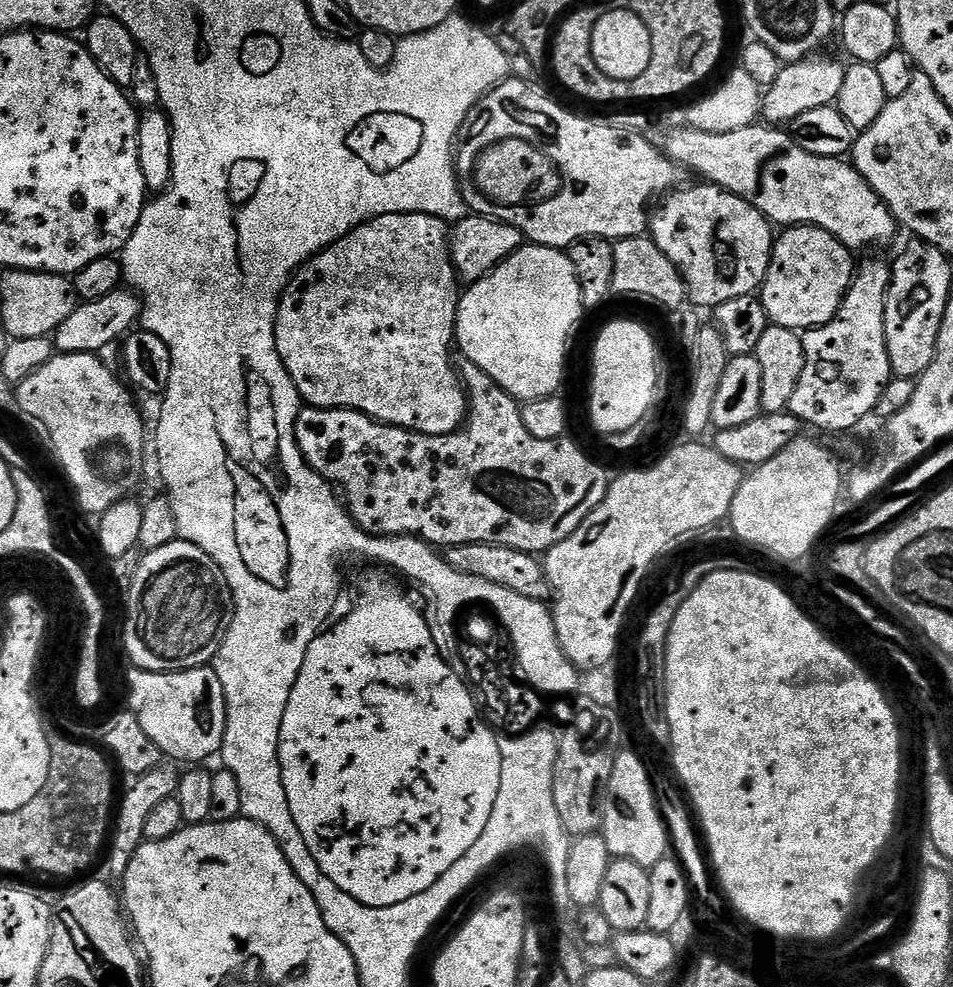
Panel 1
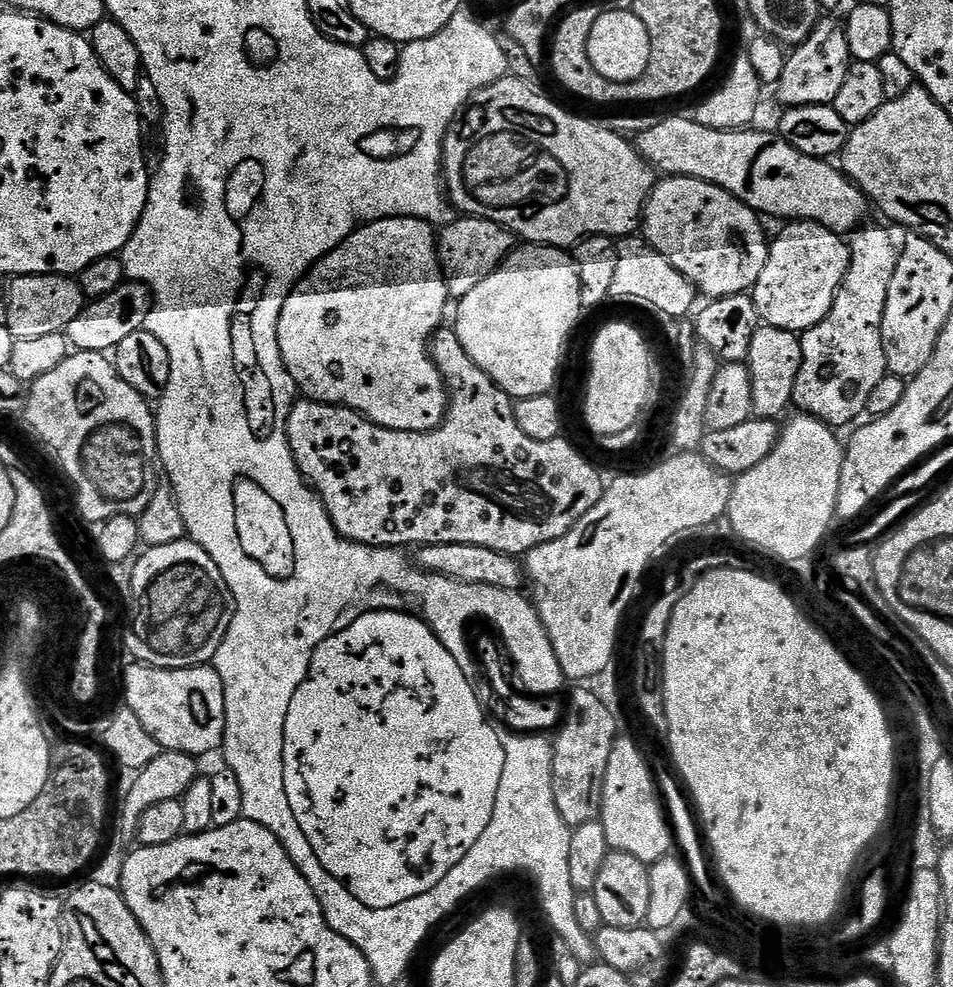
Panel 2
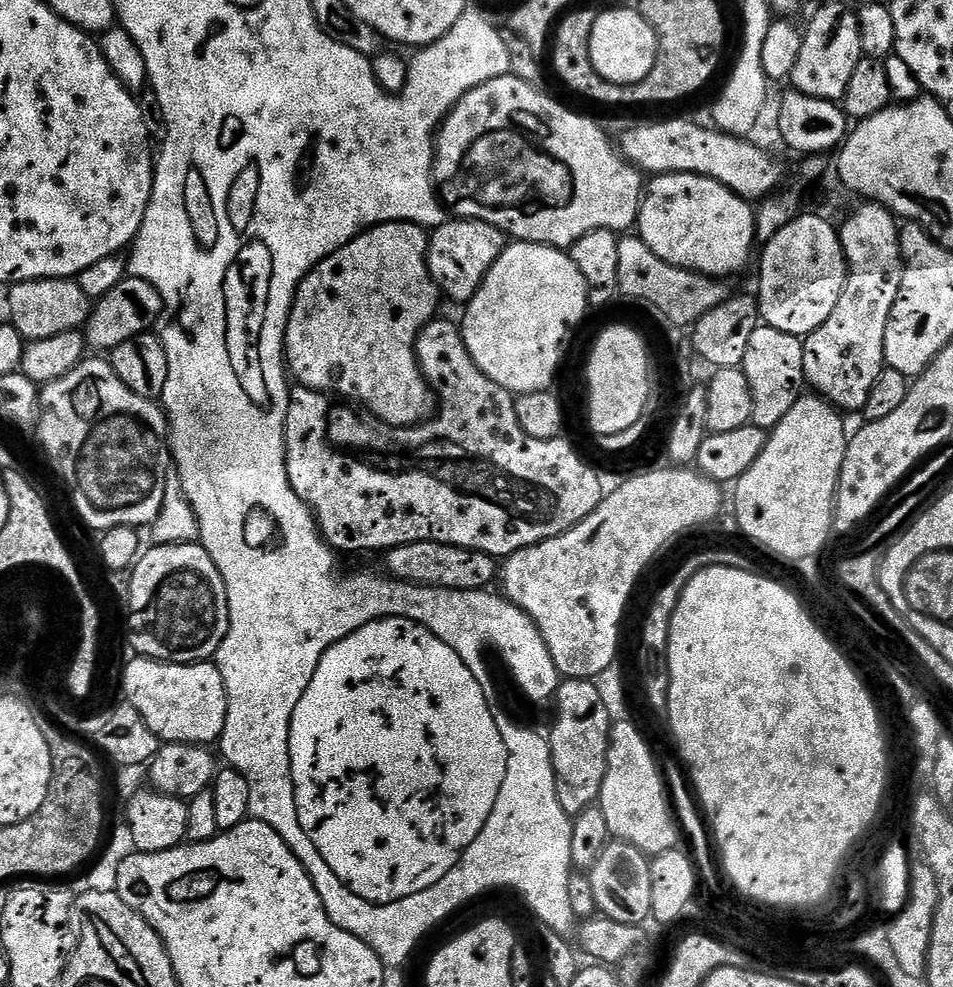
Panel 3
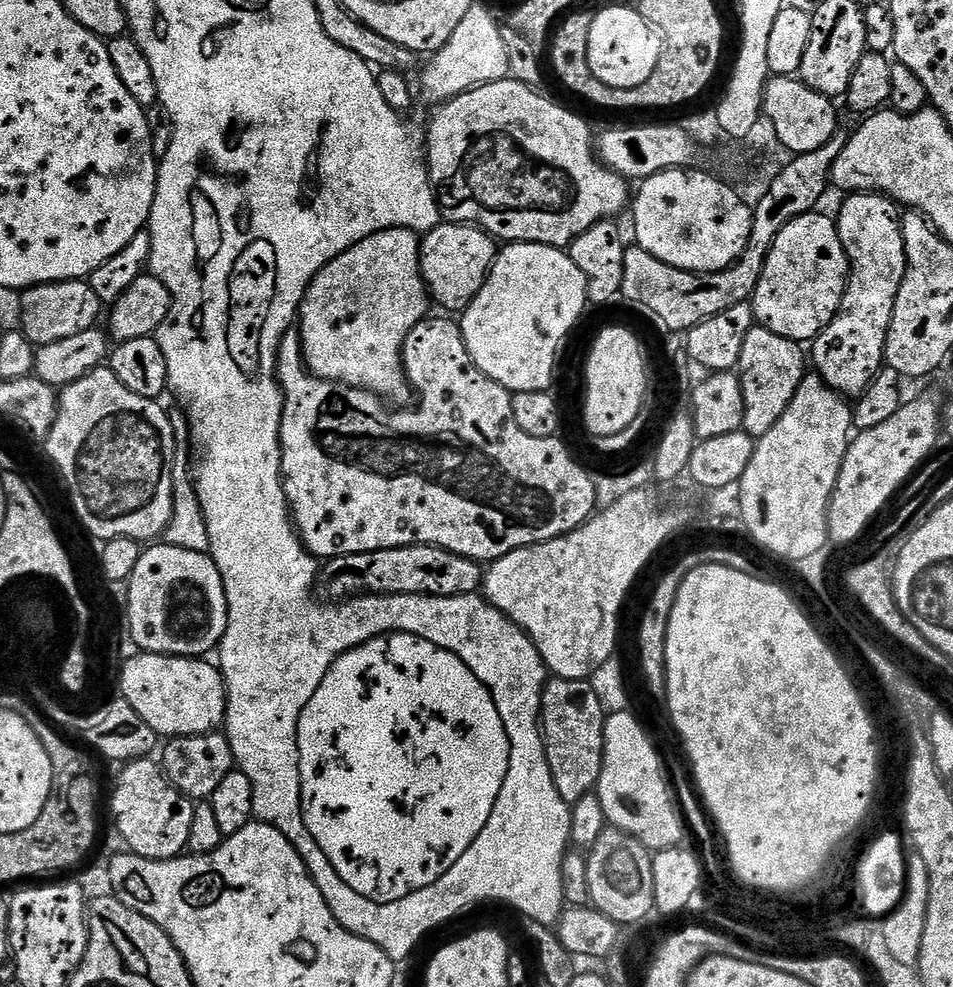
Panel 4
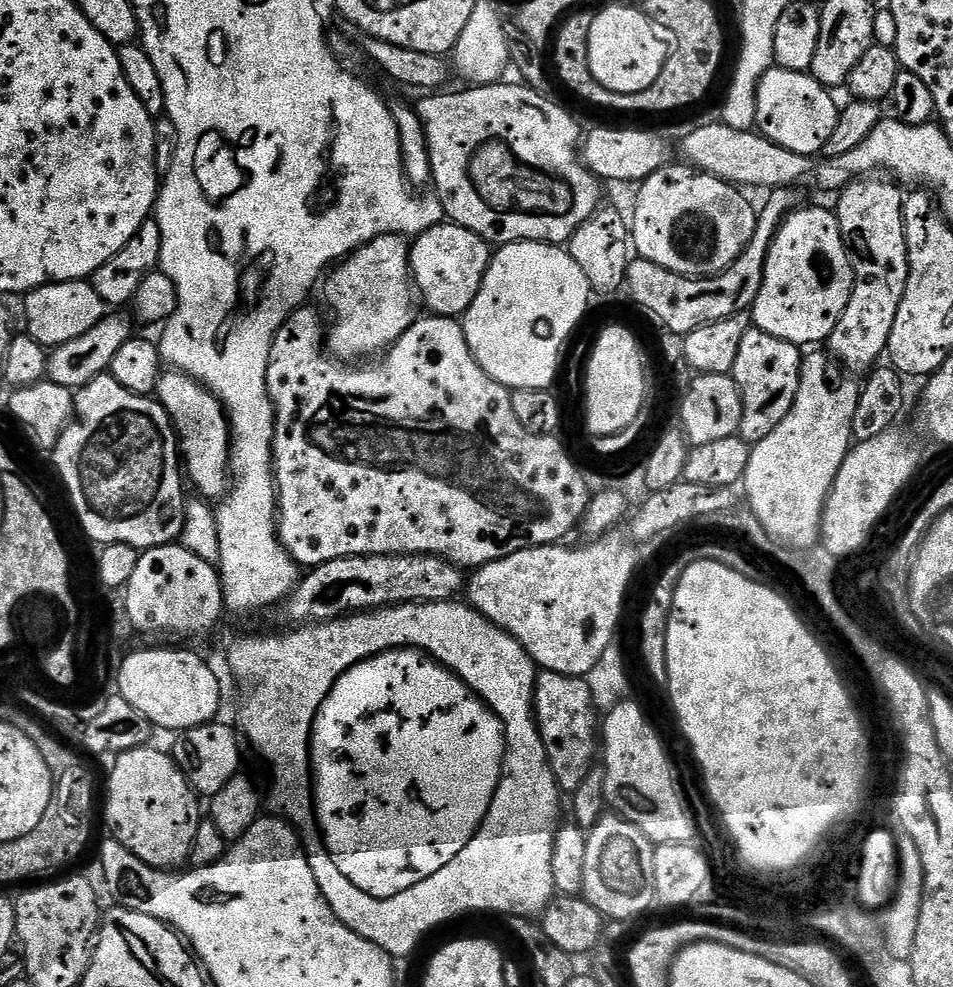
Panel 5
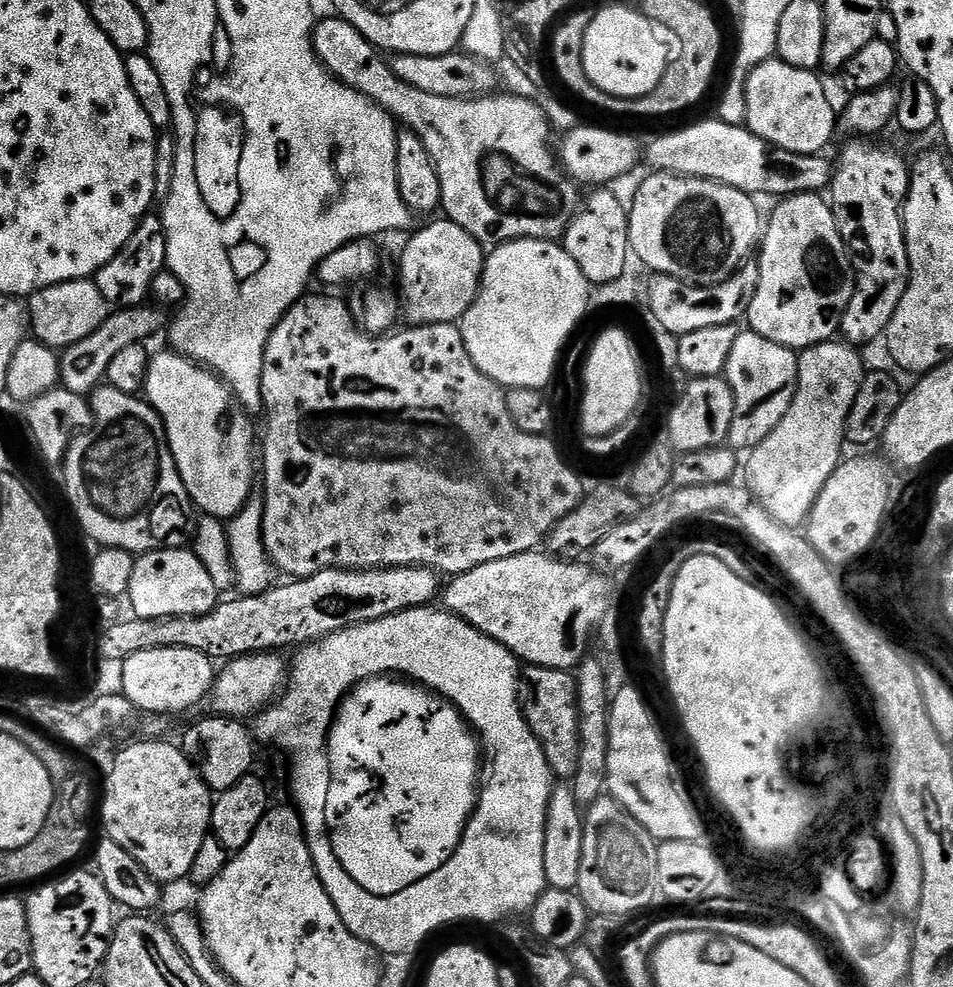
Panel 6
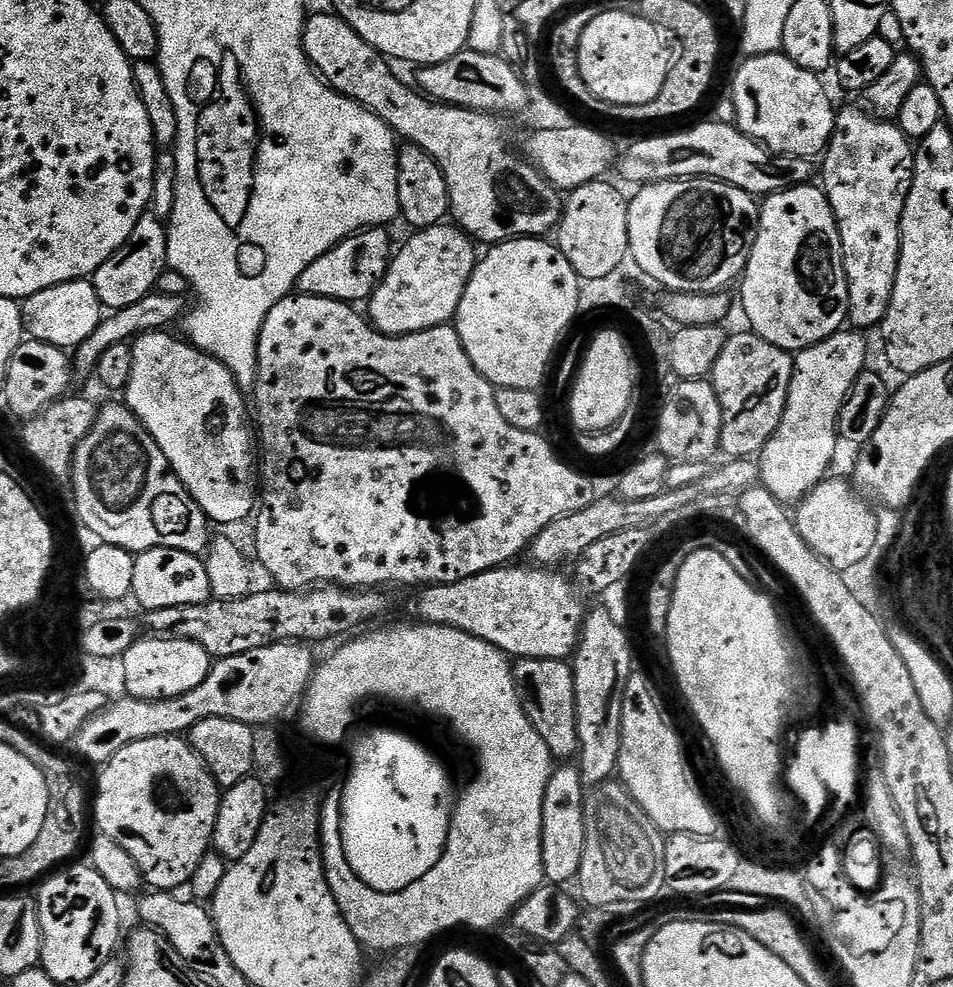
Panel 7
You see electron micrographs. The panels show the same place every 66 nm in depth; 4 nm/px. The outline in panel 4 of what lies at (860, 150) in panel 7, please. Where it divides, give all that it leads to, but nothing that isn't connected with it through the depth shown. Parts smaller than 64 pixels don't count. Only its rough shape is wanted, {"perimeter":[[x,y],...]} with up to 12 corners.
{"perimeter":[[849,195],[836,229],[850,275],[810,344],[815,375],[858,398],[885,367],[908,269],[902,212]]}

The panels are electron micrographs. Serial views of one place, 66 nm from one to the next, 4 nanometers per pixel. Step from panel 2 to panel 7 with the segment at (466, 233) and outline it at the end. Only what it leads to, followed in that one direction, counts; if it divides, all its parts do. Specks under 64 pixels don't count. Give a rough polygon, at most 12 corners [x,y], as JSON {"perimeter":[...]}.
{"perimeter":[[451,223],[413,231],[366,304],[384,336],[452,324],[478,263]]}

